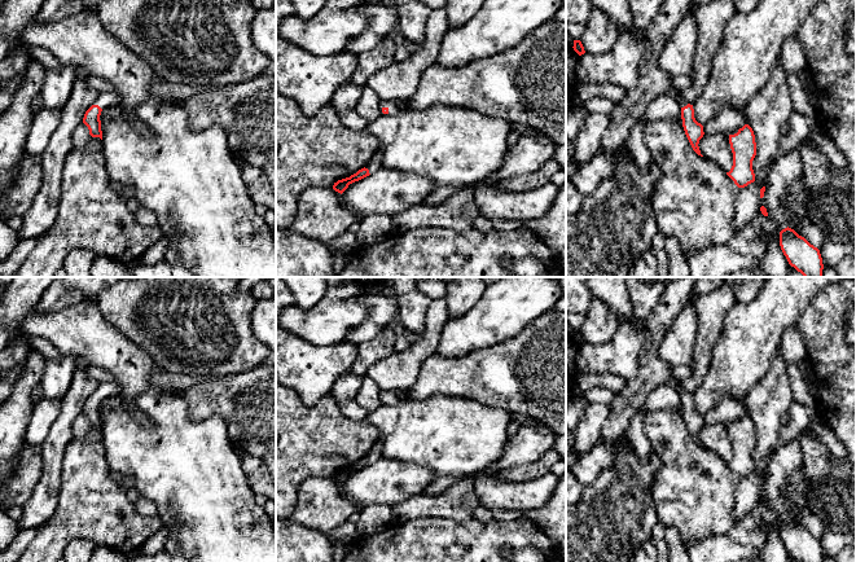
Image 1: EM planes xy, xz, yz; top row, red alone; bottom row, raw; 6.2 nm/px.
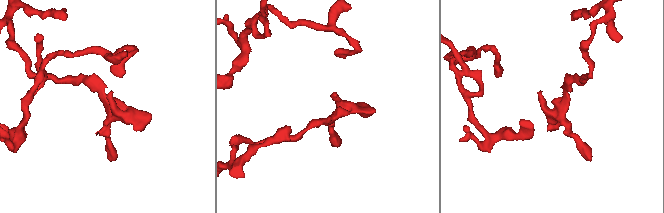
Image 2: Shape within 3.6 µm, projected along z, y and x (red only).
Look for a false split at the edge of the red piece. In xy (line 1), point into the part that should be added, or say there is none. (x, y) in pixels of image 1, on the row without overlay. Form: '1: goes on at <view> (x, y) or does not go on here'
1: goes on at xy (104, 390)

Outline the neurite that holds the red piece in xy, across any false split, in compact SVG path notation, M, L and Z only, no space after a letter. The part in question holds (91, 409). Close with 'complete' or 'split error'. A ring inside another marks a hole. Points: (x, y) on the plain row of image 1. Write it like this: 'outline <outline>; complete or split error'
outline M115 381L109 382L98 382L97 388L92 394L92 396L85 401L83 413L88 417L89 425L92 427L100 427L102 430L101 421L101 401L109 396L119 395L120 387Z; split error

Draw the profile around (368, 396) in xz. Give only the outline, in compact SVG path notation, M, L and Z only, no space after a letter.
M364 377L361 381L361 386L356 394L355 401L360 404L366 412L374 410L381 407L381 388L377 382L369 377Z

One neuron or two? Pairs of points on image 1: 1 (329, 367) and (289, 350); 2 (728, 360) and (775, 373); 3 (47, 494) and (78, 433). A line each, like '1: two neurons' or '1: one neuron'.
1: one neuron
2: two neurons
3: two neurons

